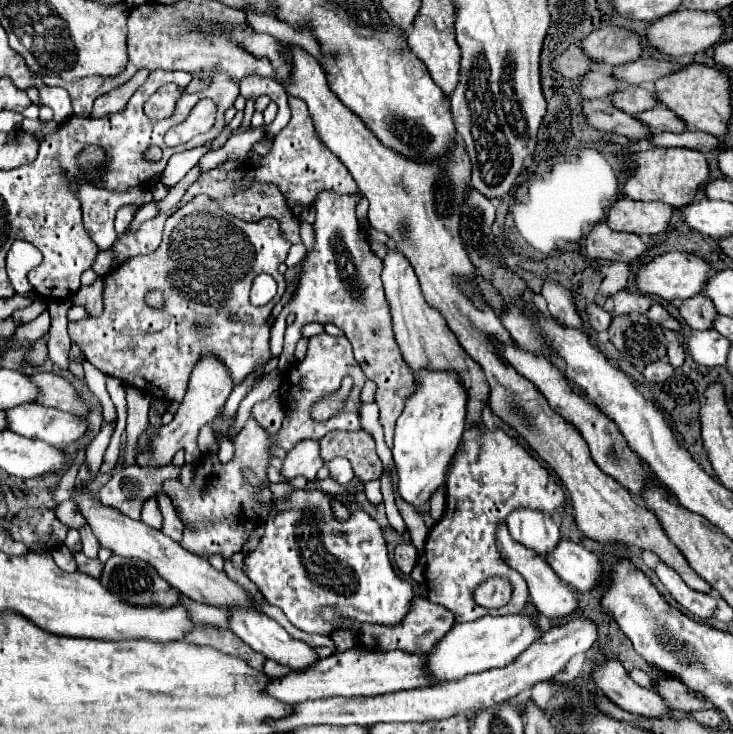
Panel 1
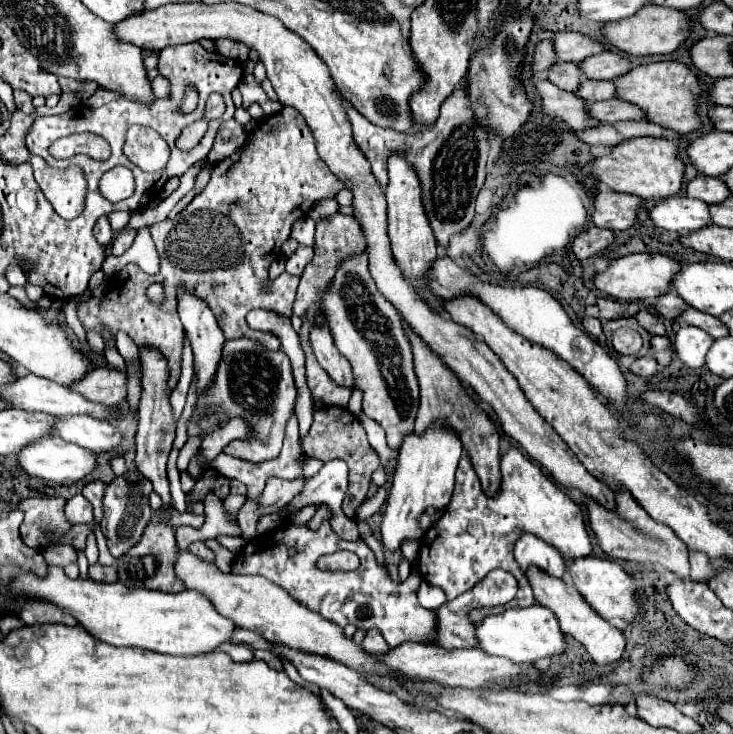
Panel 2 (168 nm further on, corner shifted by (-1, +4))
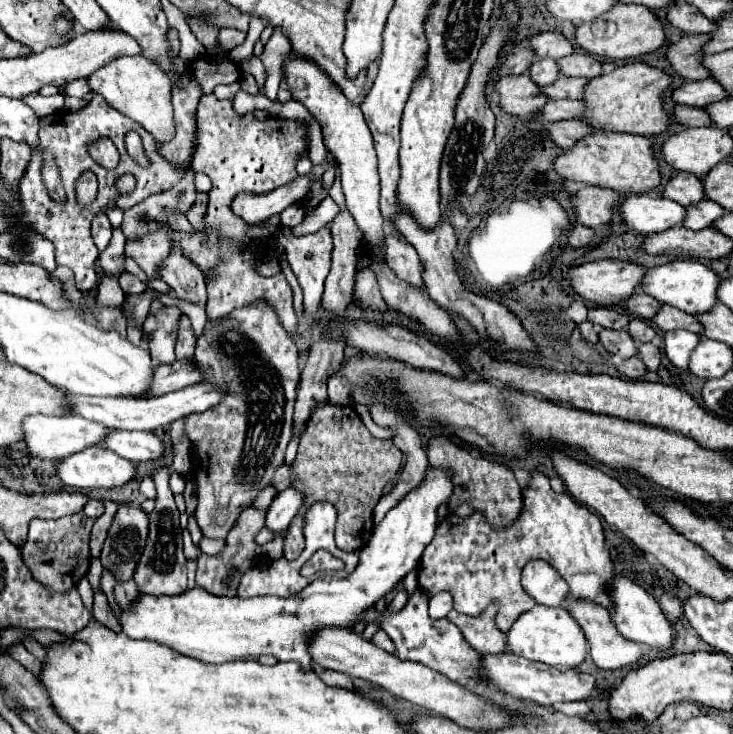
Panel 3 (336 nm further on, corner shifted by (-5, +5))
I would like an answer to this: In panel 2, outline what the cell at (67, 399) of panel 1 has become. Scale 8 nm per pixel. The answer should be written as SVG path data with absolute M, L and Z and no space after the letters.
M101 367L91 371L85 381L79 381L79 385L71 389L81 393L89 401L117 405L127 399L127 373L113 367Z

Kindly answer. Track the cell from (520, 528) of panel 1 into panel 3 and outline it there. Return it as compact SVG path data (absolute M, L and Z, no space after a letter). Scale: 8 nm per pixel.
M529 560L523 566L521 584L537 600L537 604L545 606L561 606L569 594L569 586L561 574L545 560Z

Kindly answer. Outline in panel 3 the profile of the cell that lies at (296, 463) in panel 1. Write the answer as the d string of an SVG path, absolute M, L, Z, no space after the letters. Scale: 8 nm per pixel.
M255 506L245 508L239 514L237 524L231 528L231 532L227 536L227 550L225 552L221 556L203 556L203 552L201 552L201 556L197 558L197 562L199 562L197 586L205 588L207 592L217 594L217 596L233 596L237 592L241 572L253 568L253 564L261 558L261 550L257 550L259 546L253 542L253 536L265 528L265 516L267 516L267 510L259 510Z

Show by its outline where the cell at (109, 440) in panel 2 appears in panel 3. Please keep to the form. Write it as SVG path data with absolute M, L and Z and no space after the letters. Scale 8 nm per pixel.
M111 430L101 442L103 448L127 458L127 460L155 460L163 456L163 442L153 432L127 432Z

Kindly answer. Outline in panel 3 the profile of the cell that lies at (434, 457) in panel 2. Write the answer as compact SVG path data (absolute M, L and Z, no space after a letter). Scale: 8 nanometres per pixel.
M429 466L425 472L423 482L413 488L407 496L399 500L397 506L393 506L381 524L373 530L371 540L359 554L359 566L357 570L347 576L347 578L337 578L337 576L325 576L317 578L301 592L301 596L295 598L241 598L241 596L213 596L205 592L203 588L195 586L193 590L185 590L183 594L175 596L151 596L151 594L141 594L131 606L125 610L121 608L119 616L115 614L121 632L127 634L131 640L151 640L157 644L165 644L173 648L175 652L181 652L183 656L191 656L195 660L207 662L207 664L223 664L227 660L245 660L245 658L259 658L261 654L273 654L279 662L297 662L303 670L313 670L311 668L311 656L307 652L307 638L321 626L341 626L341 628L351 628L365 608L377 604L387 592L395 588L395 584L409 572L413 570L419 560L421 552L429 544L429 540L435 536L437 528L437 508L441 504L447 504L451 494L453 494L453 474L449 474L449 468L437 468Z

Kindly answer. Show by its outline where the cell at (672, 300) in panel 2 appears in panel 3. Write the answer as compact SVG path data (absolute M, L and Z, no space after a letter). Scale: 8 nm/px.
M639 292L639 294L633 294L627 302L625 302L625 310L637 318L645 318L645 320L651 320L657 310L661 308L661 302L659 300L653 300L653 296L645 296L645 292Z

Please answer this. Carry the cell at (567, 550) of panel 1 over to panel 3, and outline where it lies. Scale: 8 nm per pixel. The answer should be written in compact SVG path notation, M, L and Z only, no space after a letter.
M615 576L615 582L611 586L611 592L615 594L613 598L613 608L611 612L611 622L613 626L627 638L633 642L643 642L647 646L659 648L659 650L667 650L671 648L673 642L673 634L671 634L671 626L667 622L667 618L663 616L659 604L655 602L653 596L649 596L645 592L645 588L641 588L639 584L635 584L633 580L625 578L625 576Z

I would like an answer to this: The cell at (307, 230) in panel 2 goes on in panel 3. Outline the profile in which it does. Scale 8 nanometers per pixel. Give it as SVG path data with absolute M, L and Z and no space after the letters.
M283 228L281 230L281 236L279 236L279 242L281 246L285 248L285 254L287 254L287 260L293 268L293 272L297 274L297 280L299 284L303 286L303 294L305 294L305 314L307 318L313 322L319 312L319 304L321 304L321 296L323 296L323 284L325 284L325 278L329 274L329 266L331 266L331 232L329 228L321 228L313 234L307 234L307 236L293 236L291 230Z

